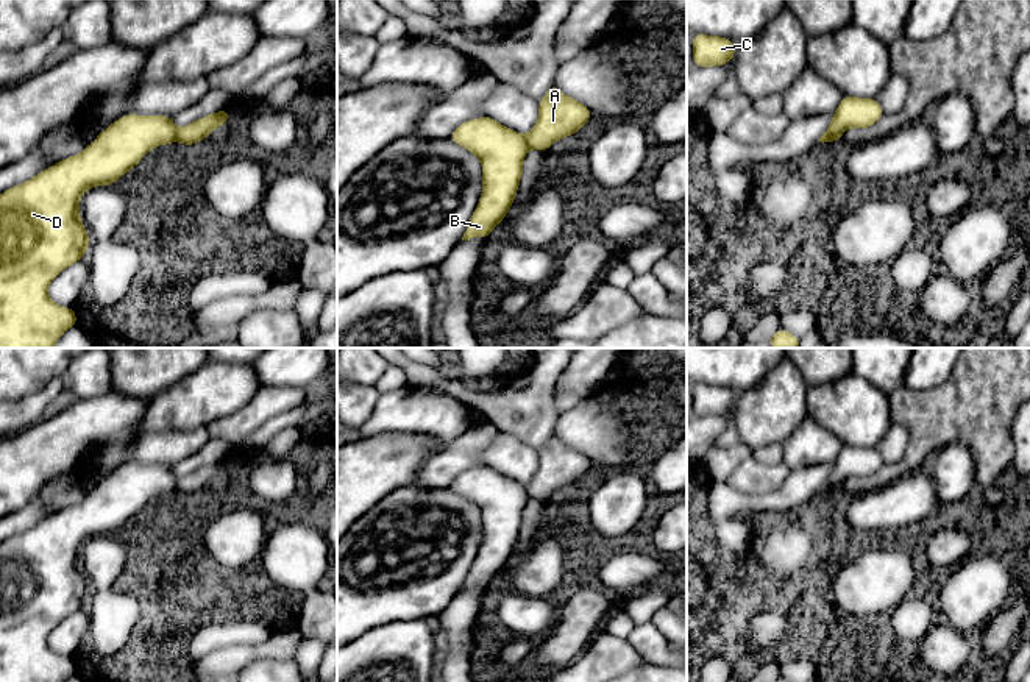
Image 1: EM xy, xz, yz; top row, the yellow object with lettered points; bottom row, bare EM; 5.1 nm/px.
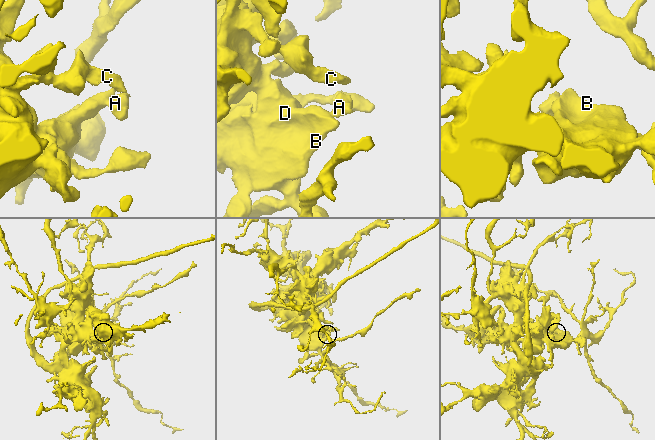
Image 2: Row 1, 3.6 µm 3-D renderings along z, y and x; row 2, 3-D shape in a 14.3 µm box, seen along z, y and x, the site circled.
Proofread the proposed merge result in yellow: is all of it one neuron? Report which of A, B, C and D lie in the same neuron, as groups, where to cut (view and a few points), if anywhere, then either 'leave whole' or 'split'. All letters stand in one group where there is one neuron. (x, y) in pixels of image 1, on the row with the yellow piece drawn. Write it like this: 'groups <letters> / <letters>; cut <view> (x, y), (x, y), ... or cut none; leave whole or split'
groups A / B C D; cut xz (525, 136), (531, 147); split

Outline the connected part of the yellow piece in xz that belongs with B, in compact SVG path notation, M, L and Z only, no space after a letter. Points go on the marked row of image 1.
M484 115L460 123L448 139L471 151L482 164L482 194L465 228L462 240L492 237L493 228L503 223L515 201L524 170L523 161L531 150L526 136Z

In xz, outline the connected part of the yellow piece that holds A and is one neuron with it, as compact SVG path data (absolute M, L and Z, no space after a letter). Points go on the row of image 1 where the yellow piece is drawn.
M552 84L538 100L538 120L526 134L526 140L532 150L546 153L554 142L577 134L591 117L595 114L584 103Z

